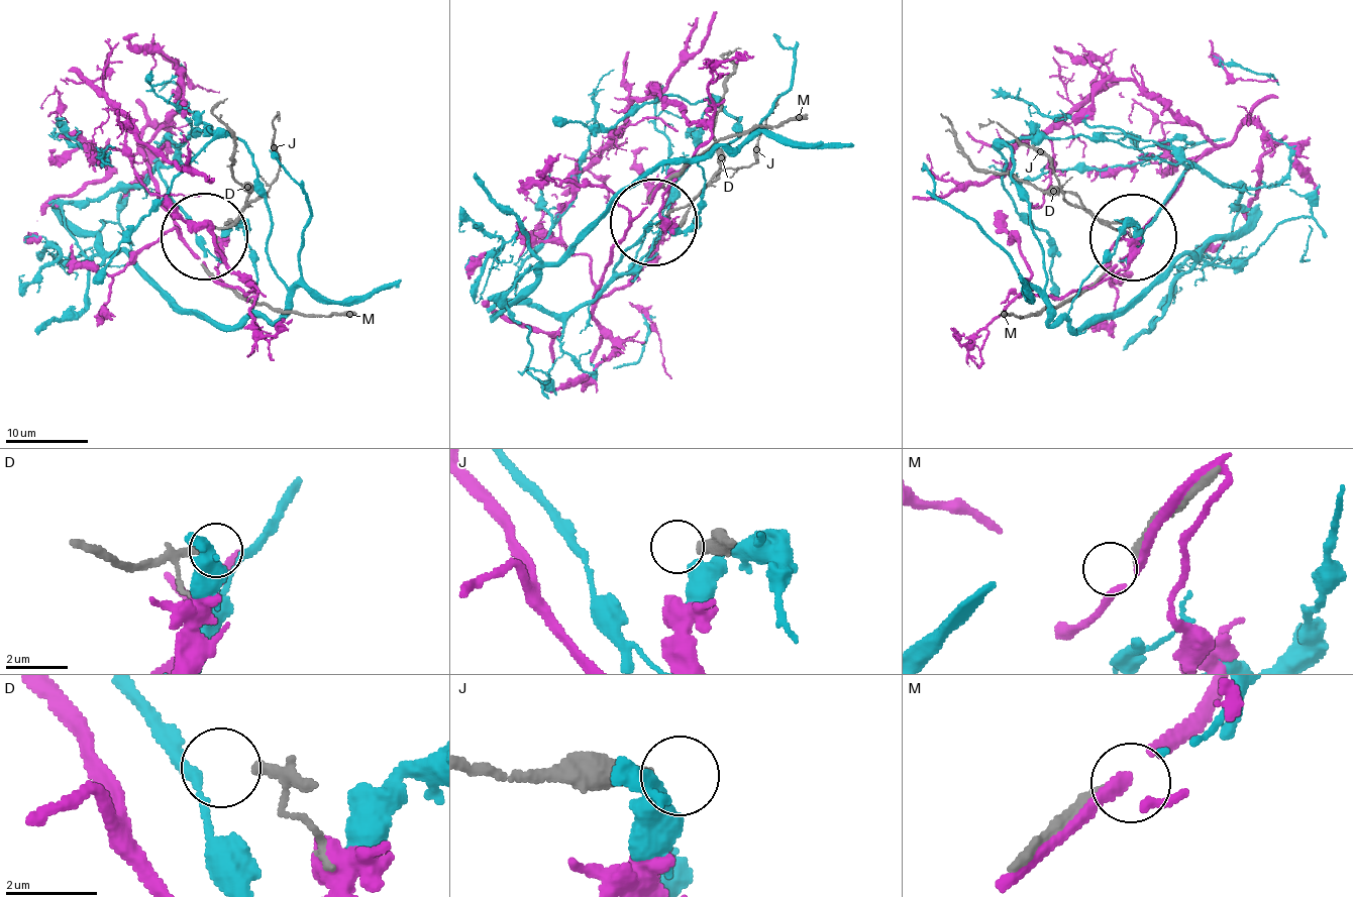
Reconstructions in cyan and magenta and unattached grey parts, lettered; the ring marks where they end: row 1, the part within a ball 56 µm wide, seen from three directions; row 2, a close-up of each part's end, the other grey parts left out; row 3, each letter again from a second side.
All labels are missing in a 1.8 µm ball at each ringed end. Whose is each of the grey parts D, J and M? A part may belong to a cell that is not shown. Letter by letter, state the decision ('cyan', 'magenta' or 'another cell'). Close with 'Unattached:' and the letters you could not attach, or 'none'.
D: cyan
J: another cell
M: another cell
Unattached: J, M

